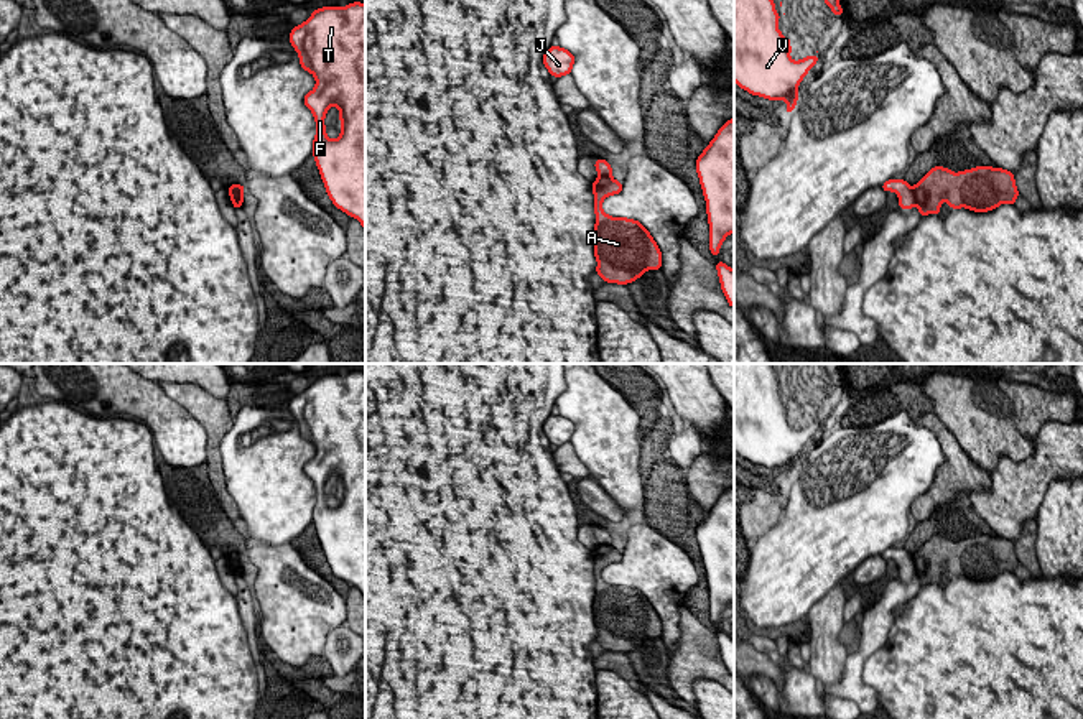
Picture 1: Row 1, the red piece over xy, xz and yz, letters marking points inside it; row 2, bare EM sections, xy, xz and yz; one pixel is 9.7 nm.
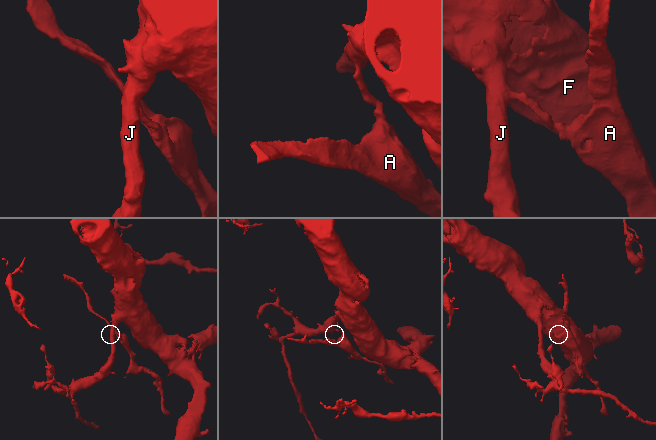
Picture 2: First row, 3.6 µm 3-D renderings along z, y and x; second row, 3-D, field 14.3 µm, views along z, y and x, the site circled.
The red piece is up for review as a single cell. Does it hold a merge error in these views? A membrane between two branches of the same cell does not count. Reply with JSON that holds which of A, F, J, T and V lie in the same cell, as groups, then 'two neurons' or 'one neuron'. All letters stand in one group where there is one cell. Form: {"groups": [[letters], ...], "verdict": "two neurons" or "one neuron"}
{"groups": [["A"], ["F", "J", "T", "V"]], "verdict": "two neurons"}

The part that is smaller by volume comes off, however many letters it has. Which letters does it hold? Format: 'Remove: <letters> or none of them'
Remove: A

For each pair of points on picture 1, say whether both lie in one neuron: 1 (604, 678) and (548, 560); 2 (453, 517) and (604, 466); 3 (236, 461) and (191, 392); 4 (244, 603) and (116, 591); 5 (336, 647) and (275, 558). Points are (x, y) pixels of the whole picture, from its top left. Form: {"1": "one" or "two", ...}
{"1": "two", "2": "two", "3": "two", "4": "two", "5": "two"}

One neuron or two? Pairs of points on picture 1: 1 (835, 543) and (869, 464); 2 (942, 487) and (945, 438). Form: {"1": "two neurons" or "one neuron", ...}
{"1": "one neuron", "2": "one neuron"}

